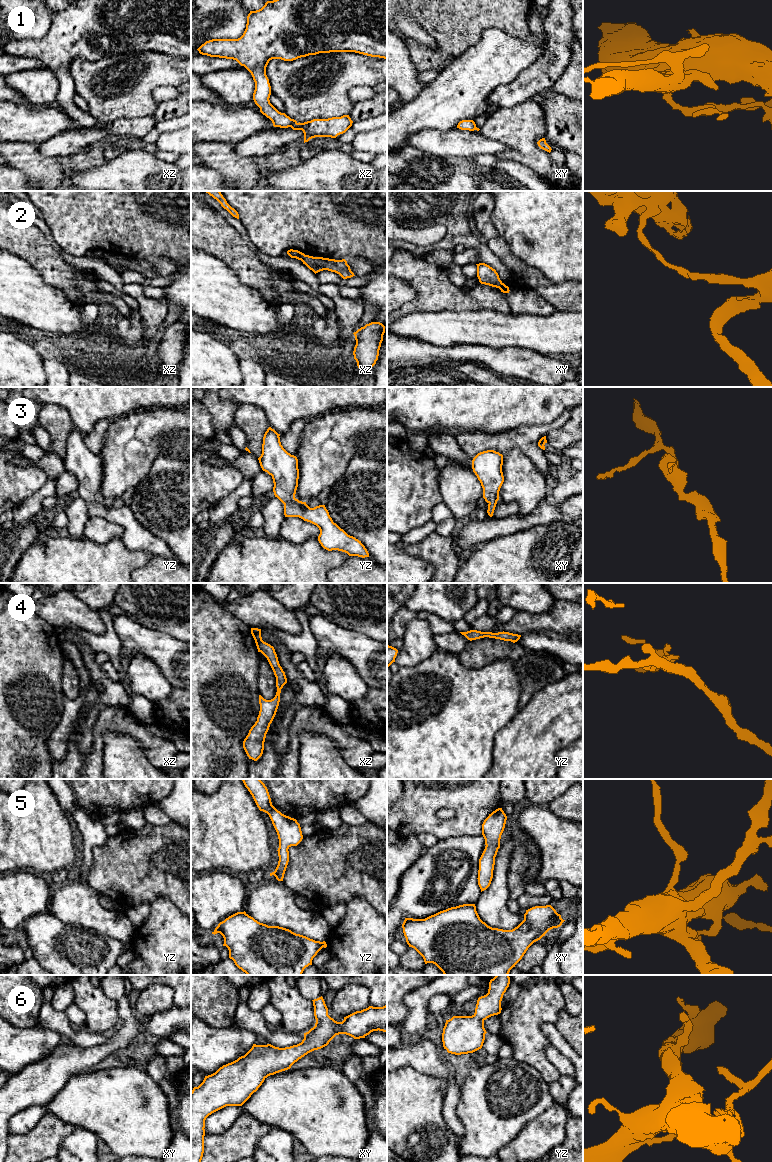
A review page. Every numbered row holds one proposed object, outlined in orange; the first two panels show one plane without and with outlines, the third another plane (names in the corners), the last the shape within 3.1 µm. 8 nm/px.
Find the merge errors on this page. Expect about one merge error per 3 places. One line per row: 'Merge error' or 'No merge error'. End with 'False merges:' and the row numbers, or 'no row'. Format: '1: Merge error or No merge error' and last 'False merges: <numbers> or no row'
1: No merge error
2: Merge error
3: No merge error
4: No merge error
5: No merge error
6: No merge error
False merges: 2

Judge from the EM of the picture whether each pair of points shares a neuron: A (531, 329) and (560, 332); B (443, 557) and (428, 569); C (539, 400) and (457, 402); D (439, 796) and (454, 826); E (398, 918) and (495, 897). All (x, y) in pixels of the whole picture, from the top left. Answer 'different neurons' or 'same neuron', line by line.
A: same neuron
B: different neurons
C: same neuron
D: same neuron
E: different neurons

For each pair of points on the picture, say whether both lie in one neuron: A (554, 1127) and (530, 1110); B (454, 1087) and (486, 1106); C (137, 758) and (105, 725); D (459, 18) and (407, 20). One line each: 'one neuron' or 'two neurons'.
A: two neurons
B: two neurons
C: two neurons
D: two neurons

